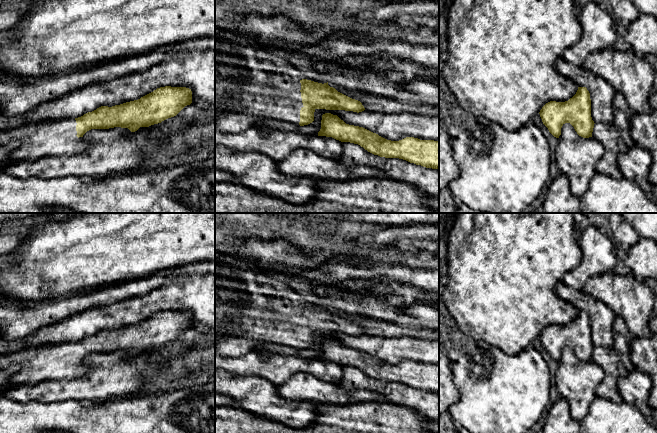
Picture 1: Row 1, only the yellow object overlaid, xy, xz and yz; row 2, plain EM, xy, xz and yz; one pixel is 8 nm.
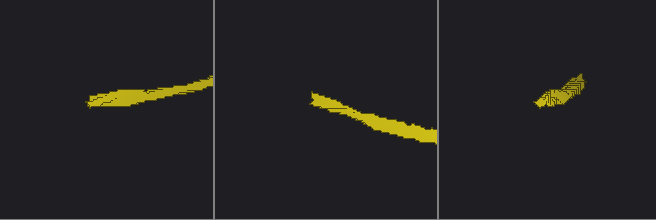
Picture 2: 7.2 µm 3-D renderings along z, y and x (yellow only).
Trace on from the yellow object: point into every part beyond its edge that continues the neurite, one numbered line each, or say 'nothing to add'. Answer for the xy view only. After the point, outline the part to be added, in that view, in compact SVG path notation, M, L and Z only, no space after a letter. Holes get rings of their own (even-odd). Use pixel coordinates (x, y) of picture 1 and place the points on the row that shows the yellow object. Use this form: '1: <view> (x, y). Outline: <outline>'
1: xy (58, 138). Outline: M69 118L22 126L12 136L20 141L20 146L11 154L11 162L82 152L87 144L83 137L76 136L76 125L76 120Z

